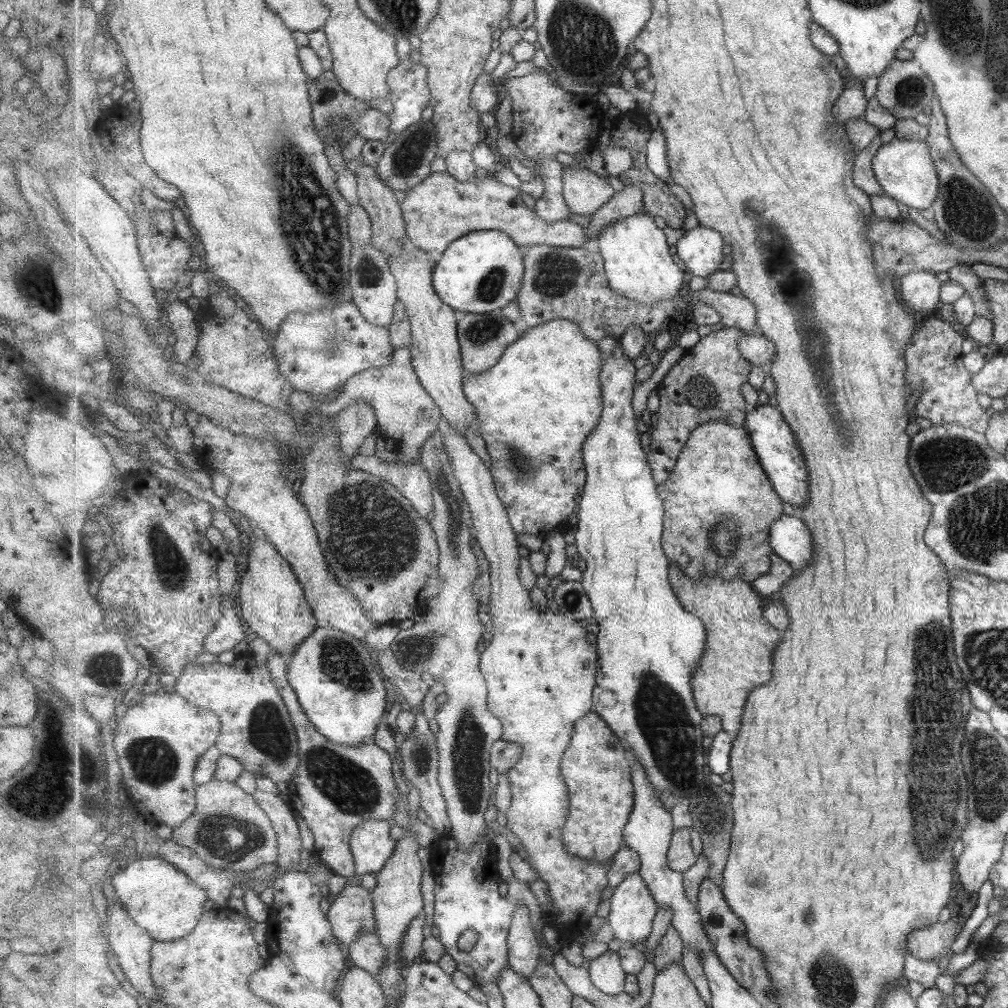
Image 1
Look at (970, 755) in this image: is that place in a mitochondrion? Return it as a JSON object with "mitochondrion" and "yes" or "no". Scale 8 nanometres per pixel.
{"mitochondrion":"yes"}

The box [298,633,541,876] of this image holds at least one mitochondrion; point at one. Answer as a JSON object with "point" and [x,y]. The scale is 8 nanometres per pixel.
{"point":[352,789]}

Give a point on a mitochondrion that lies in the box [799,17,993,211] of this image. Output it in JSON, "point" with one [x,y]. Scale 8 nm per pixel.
{"point":[910,92]}

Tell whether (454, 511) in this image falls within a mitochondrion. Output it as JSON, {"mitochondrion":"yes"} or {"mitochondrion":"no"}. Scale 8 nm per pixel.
{"mitochondrion":"yes"}

